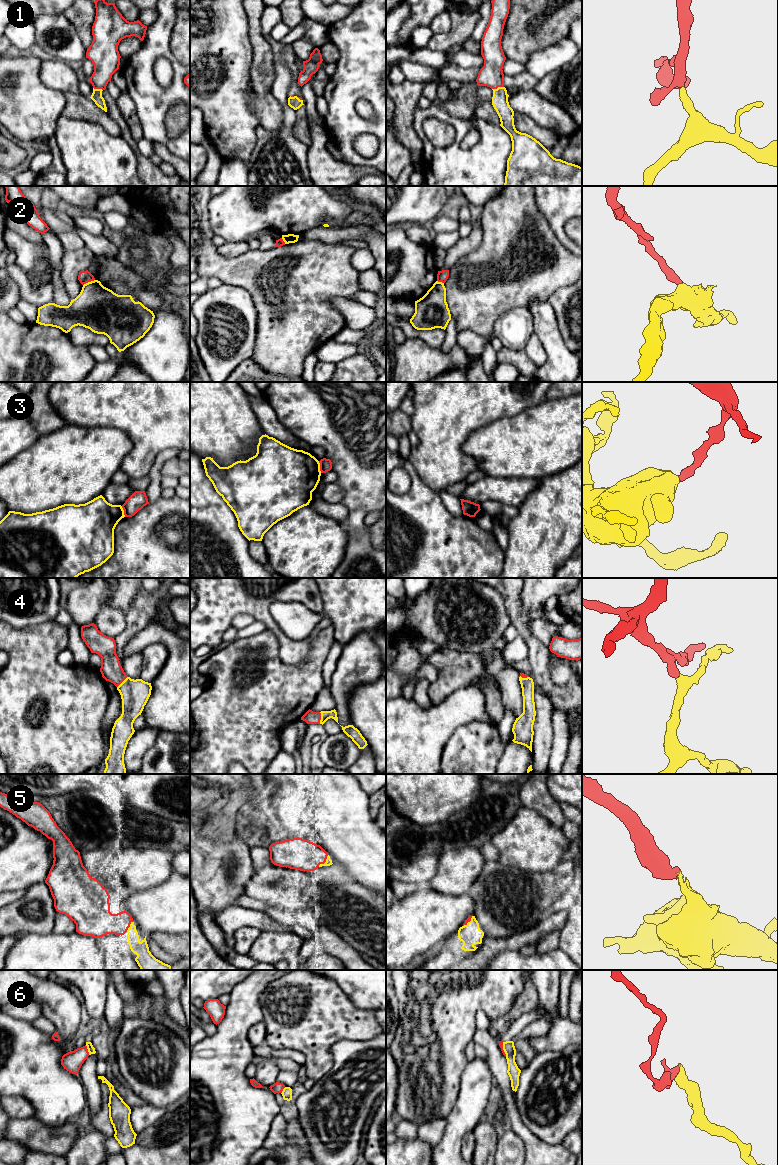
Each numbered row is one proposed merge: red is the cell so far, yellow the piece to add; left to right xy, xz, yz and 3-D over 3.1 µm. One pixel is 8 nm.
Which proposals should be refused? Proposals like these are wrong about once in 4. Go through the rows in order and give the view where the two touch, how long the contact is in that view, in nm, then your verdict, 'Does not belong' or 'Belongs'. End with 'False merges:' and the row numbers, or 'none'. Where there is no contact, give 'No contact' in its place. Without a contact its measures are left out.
1: Touches red in yz. Shared border 100 nm. Belongs
2: Touches red in xy. Shared border 110 nm. Does not belong
3: Touches red in xz. Shared border 100 nm. Does not belong
4: Touches red in xz. Shared border 100 nm. Belongs
5: Touches red in xz. Shared border 130 nm. Belongs
6: Touches red in xy. Shared border 90 nm. Does not belong
False merges: 2, 3, 6

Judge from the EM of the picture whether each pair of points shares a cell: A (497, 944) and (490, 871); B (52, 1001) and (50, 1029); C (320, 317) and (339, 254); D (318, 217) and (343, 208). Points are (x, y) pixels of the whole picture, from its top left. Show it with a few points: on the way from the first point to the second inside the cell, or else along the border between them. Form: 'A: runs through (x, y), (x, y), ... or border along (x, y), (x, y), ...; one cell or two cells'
A: border along (519, 932), (506, 937), (488, 938); two cells
B: border along (42, 1015), (55, 1027), (56, 1031); two cells
C: runs through (319, 301), (319, 275), (324, 270); one cell
D: runs through (324, 211), (326, 209), (337, 209); one cell

